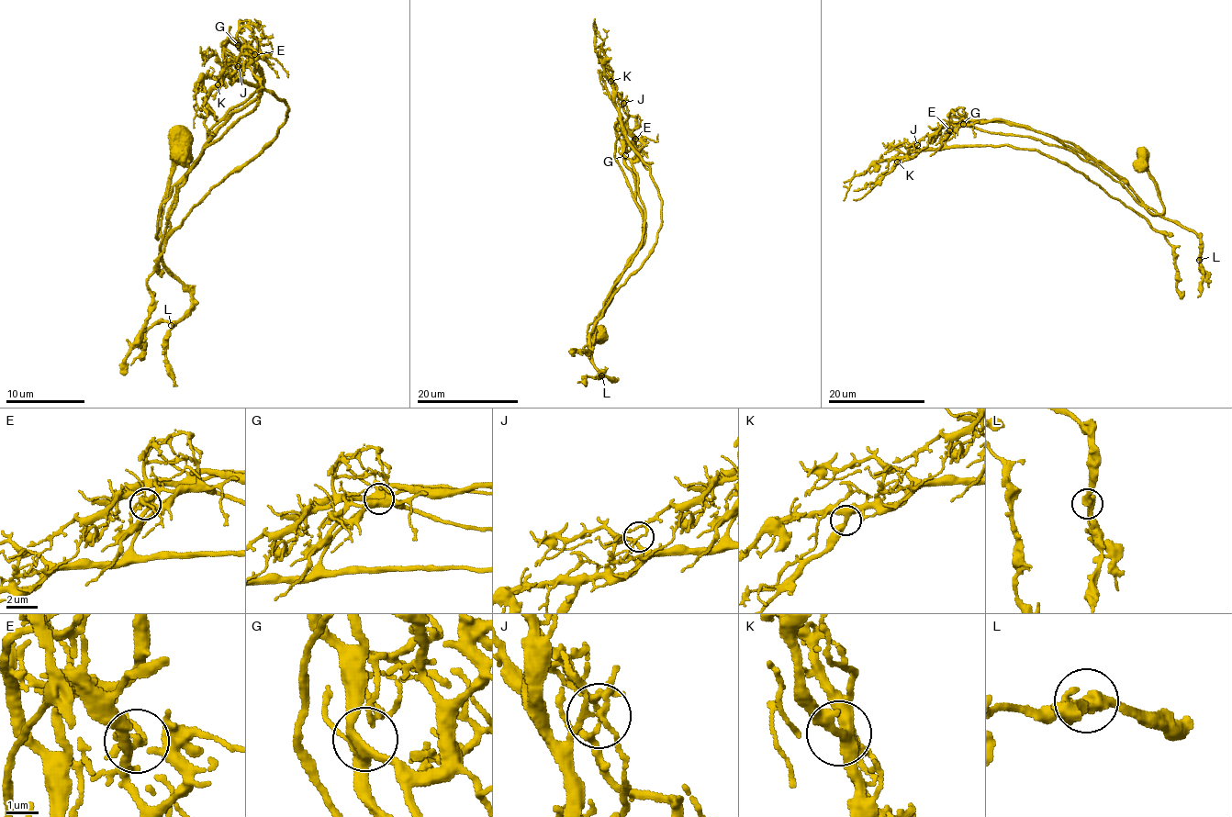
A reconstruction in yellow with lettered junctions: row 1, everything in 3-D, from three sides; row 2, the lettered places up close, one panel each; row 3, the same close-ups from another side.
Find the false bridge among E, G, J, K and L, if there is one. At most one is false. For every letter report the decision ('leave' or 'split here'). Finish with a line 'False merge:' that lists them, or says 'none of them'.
E: leave
G: leave
J: split here
K: leave
L: leave
False merge: J

